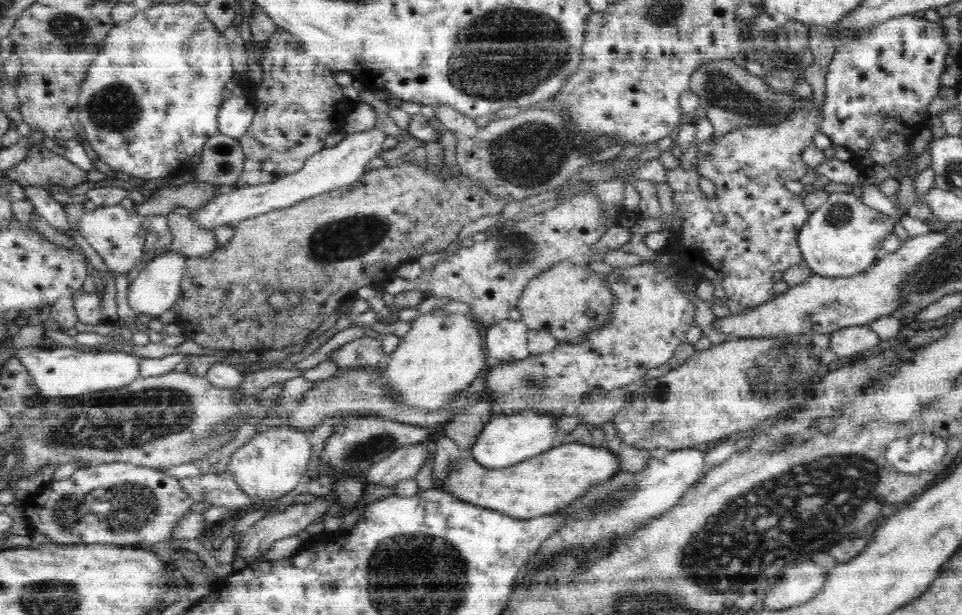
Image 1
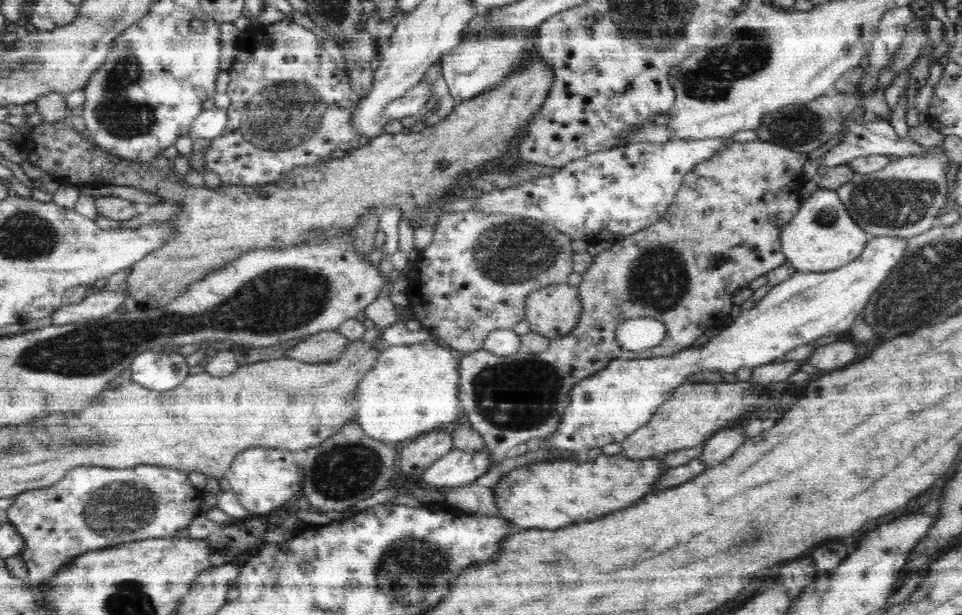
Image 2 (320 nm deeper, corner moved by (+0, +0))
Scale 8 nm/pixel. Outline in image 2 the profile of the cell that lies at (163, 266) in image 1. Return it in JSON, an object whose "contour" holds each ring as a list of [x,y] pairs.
{"contour":[[[127,288],[114,290],[114,292],[94,289],[90,294],[74,304],[61,304],[56,307],[56,310],[53,310],[50,315],[51,324],[58,326],[100,318],[105,314],[116,311],[118,306],[124,306],[124,298],[128,295]]]}

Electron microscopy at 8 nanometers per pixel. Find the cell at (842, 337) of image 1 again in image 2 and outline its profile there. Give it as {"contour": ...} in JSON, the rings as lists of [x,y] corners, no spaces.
{"contour":[[[854,340],[835,341],[815,349],[808,361],[818,371],[836,371],[861,358],[856,353],[857,345]]]}

